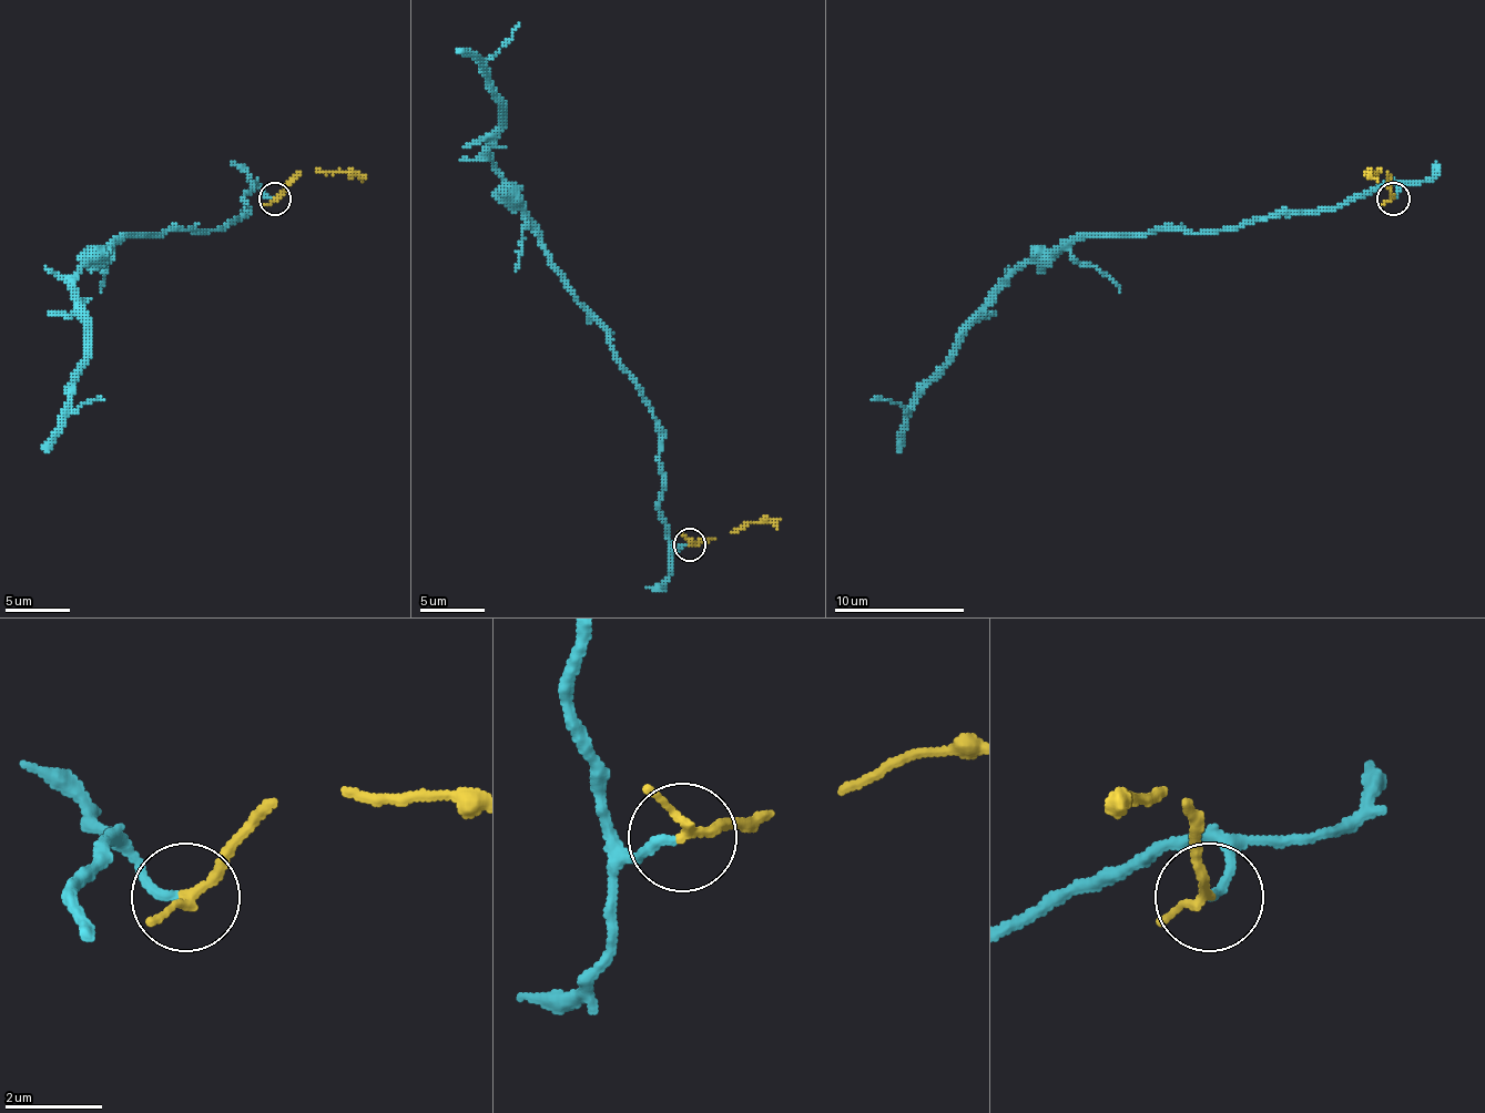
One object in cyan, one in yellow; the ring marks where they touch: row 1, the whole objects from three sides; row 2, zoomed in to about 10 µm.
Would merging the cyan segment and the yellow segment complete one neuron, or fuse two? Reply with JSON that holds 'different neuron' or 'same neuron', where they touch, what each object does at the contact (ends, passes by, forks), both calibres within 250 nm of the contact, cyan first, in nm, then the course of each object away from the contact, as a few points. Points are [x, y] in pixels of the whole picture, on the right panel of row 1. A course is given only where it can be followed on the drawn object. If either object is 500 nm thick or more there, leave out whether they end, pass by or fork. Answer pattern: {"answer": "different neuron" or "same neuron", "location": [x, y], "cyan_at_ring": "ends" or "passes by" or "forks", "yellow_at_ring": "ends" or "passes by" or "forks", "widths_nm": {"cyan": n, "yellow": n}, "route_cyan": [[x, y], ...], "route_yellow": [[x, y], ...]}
{"answer": "same neuron", "location": [1393, 198], "cyan_at_ring": "ends", "yellow_at_ring": "passes by", "widths_nm": {"cyan": 190, "yellow": 170}, "route_cyan": [[1394, 197], [1391, 184], [1237, 227], [1080, 234], [1038, 249], [963, 335], [907, 416], [897, 452]], "route_yellow": [[1394, 197], [1387, 172], [1371, 172], [1367, 179]]}

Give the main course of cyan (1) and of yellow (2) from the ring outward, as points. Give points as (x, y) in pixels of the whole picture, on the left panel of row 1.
1: (274, 197), (254, 184), (229, 227), (126, 234), (101, 249), (74, 283), (84, 367), (46, 452)
2: (274, 197), (299, 172), (358, 172), (365, 179)

